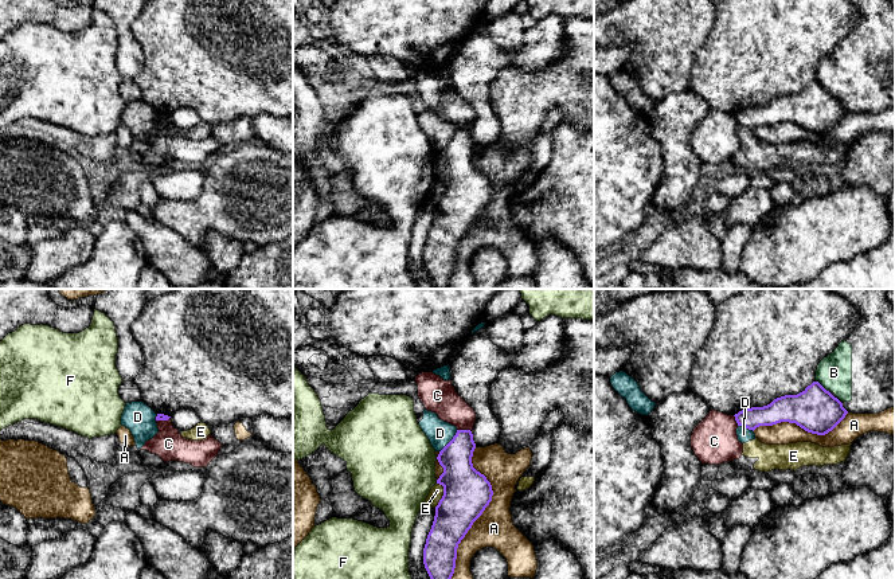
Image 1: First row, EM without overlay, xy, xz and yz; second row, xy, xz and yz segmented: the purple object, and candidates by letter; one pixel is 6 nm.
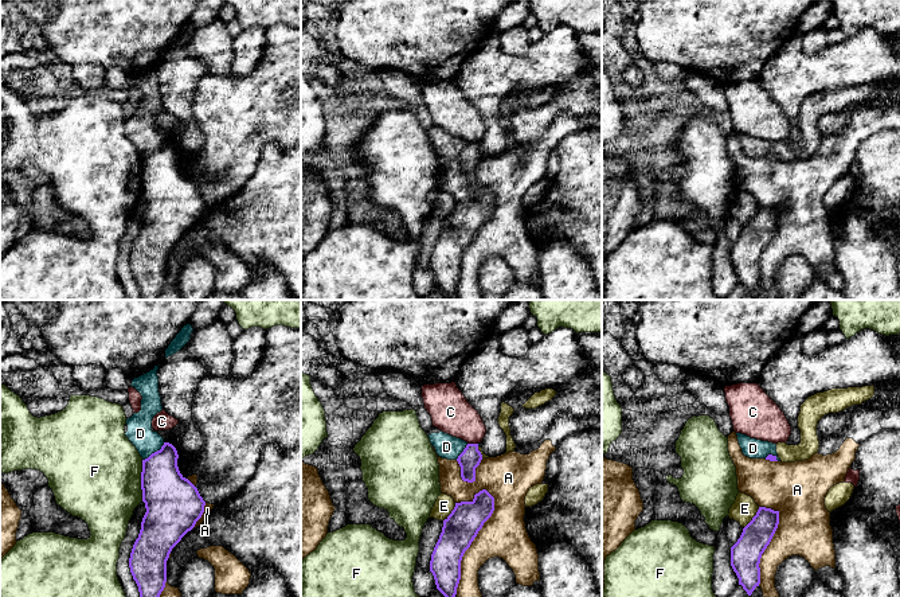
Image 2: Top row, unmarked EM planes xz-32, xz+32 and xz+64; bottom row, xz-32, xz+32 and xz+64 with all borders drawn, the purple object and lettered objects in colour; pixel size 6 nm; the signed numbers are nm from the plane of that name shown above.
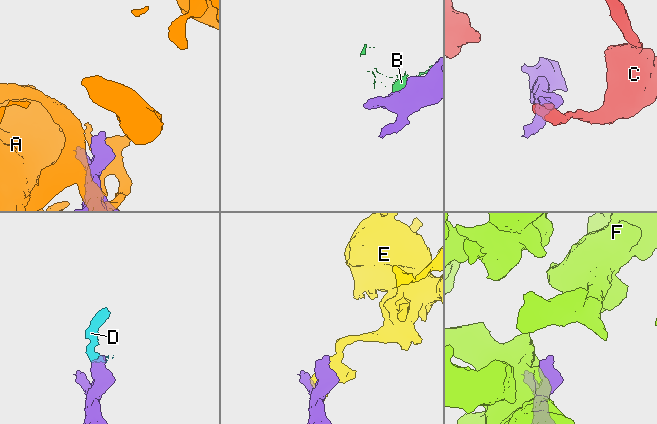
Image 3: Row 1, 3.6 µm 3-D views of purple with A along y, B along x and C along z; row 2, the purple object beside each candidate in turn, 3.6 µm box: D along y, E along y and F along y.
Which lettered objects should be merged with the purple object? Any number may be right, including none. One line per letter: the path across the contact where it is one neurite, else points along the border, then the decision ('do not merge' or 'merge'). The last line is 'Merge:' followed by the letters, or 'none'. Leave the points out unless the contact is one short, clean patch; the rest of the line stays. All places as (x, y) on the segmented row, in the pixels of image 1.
A: do not merge
B: do not merge
C: border xz (457, 429), (468, 429), (471, 431); do not merge
D: border xz (457, 430), (440, 452); do not merge
E: do not merge
F: do not merge
Merge: none

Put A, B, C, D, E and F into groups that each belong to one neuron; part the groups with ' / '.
A / B / C / D E / F

